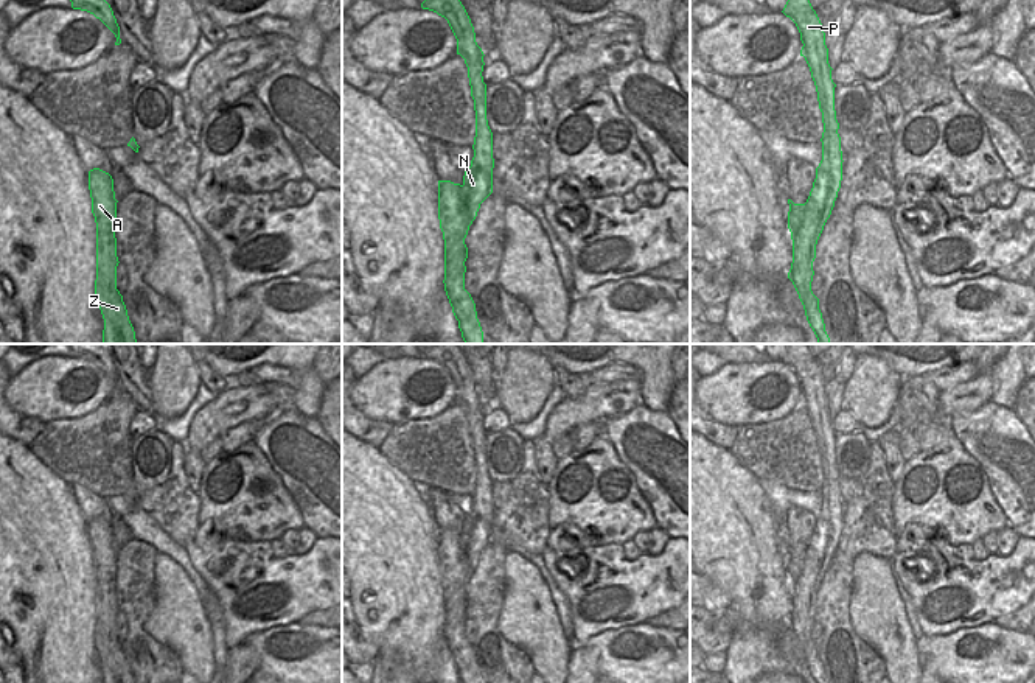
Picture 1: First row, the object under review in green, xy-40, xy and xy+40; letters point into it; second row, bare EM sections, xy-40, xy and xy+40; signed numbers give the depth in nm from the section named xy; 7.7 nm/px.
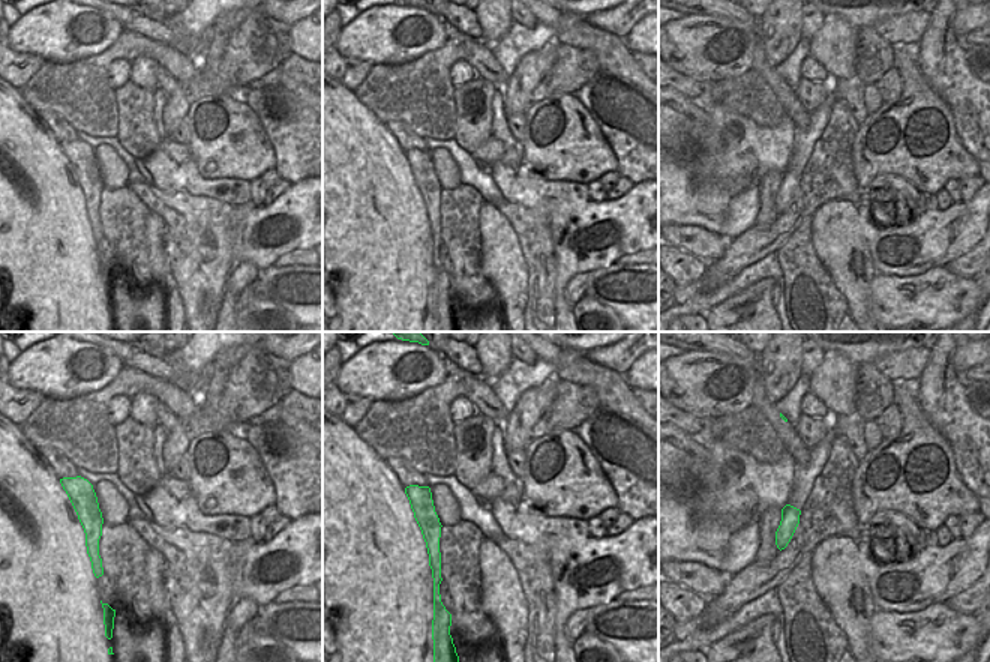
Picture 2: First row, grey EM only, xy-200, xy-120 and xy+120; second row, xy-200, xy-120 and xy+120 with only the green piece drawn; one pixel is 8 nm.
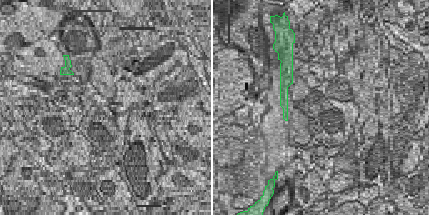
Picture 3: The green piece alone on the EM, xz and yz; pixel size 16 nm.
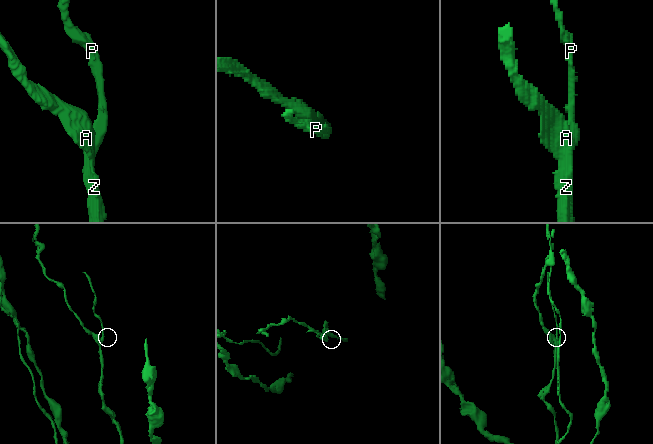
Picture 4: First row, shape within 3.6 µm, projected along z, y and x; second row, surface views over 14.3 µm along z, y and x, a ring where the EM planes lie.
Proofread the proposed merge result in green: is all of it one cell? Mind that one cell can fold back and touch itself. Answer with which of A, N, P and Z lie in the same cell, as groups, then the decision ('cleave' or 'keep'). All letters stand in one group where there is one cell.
A / N P Z | cleave

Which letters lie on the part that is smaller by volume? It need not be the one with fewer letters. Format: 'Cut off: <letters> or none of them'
Cut off: N, P, Z

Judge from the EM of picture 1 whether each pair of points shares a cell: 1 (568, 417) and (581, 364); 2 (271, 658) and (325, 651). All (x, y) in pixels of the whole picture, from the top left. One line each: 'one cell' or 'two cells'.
1: two cells
2: one cell

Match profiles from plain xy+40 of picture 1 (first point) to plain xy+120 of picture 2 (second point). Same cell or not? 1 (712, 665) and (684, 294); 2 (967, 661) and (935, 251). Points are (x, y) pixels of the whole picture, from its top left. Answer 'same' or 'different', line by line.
1: same
2: different

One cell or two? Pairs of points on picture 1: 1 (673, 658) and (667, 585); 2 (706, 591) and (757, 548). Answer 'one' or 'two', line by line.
1: two
2: two

